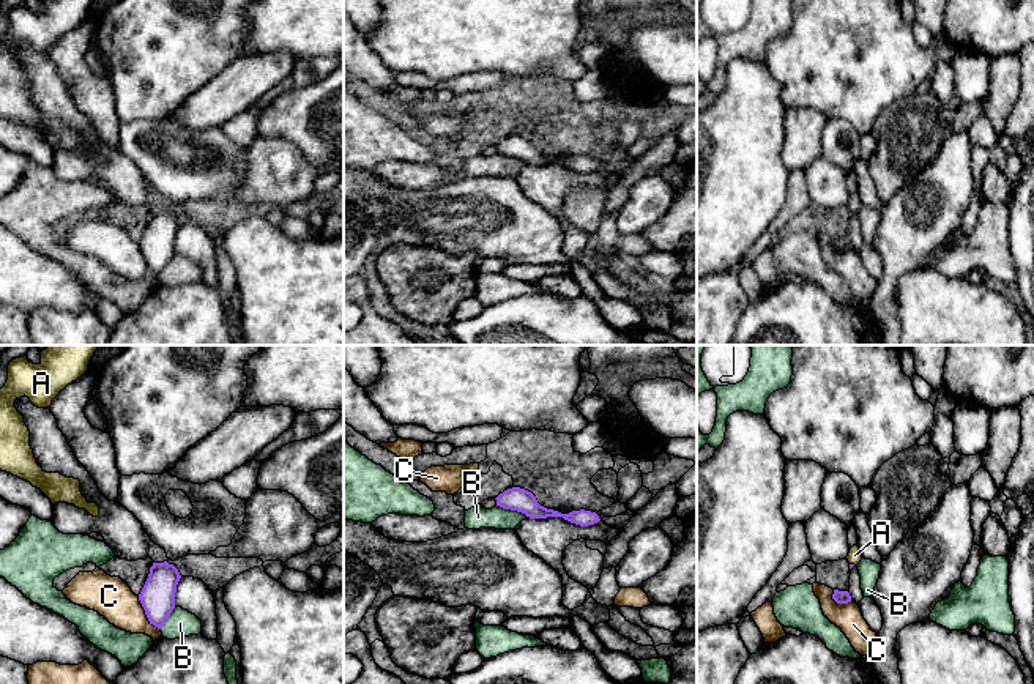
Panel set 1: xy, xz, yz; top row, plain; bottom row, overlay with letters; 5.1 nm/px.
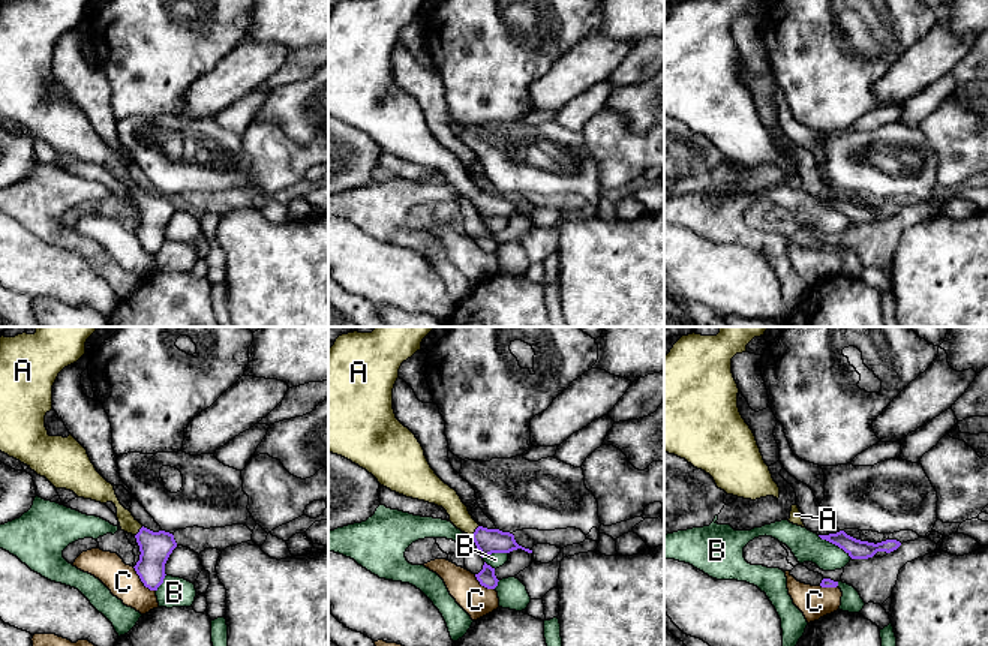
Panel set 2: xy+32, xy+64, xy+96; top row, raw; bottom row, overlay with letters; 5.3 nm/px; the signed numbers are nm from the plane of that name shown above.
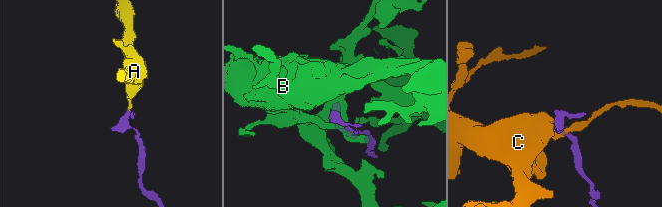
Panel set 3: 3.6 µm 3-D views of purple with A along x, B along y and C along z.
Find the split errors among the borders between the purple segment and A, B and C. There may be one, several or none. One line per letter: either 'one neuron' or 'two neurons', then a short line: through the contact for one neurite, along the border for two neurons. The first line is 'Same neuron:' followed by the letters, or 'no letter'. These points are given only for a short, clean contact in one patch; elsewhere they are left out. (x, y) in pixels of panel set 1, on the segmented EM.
Same neuron: A
A: one neuron | yz (850, 565), (853, 565), (855, 555)
B: two neurons
C: two neurons | xy (137, 596), (145, 617), (159, 629)

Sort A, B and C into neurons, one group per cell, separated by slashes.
A / B / C

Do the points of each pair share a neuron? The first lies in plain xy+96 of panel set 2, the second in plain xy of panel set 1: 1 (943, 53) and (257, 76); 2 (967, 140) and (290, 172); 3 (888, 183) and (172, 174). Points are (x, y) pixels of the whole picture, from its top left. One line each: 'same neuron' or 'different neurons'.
1: same neuron
2: same neuron
3: same neuron

